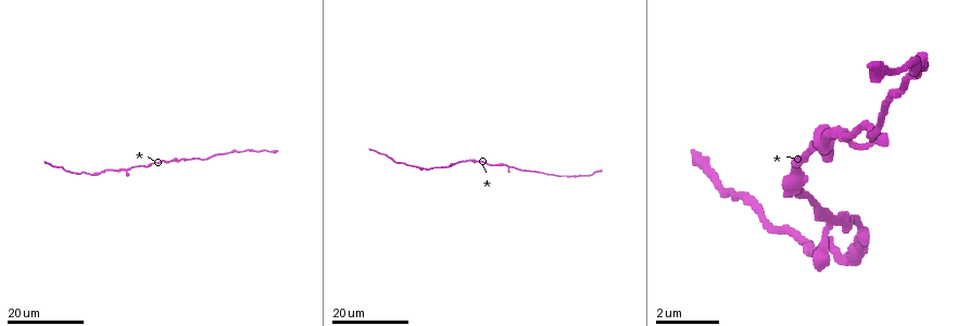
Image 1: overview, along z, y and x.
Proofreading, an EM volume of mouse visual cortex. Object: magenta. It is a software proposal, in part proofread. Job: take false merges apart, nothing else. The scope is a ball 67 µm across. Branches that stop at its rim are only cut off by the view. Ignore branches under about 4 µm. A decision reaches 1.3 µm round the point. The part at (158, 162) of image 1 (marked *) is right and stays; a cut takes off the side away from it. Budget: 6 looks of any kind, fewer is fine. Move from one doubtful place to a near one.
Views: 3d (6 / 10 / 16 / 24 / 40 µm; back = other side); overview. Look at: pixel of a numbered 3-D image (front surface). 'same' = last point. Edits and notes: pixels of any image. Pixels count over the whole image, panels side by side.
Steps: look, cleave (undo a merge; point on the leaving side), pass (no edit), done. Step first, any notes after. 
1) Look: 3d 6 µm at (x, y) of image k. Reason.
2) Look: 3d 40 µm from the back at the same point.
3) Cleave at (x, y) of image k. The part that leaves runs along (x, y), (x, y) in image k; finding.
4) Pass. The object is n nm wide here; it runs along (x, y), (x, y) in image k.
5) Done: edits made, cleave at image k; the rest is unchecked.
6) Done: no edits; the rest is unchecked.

Look: 3d 24 µm at (830, 216) of image 1. Thick turns thin.

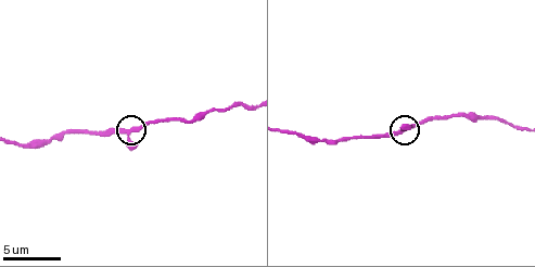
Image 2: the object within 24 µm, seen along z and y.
Look: 3d 10 µm at (131, 129) of image 2. Closer look.

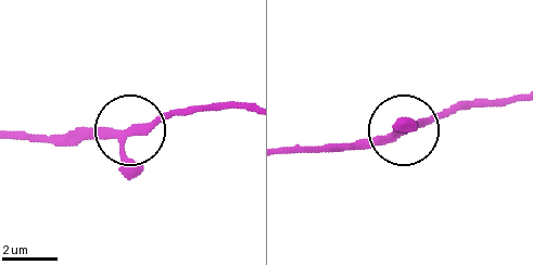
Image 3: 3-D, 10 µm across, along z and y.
Look: 3d 10 µm from the back at (126, 132) of image 3.

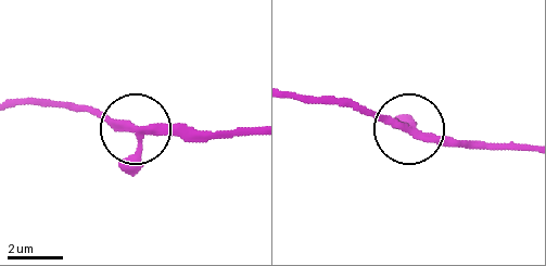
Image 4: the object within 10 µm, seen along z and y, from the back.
Pass. 3 arms meet here; all the same neuron.

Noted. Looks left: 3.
Look: 3d 16 µm at (73, 132) of image 2. Thick turns thin.

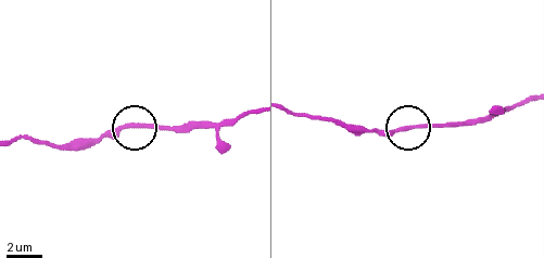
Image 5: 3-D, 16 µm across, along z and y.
Pass. All the same neuron.

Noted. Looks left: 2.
Look: 3d 16 µm at (409, 164) of image 1. A narrow waist.

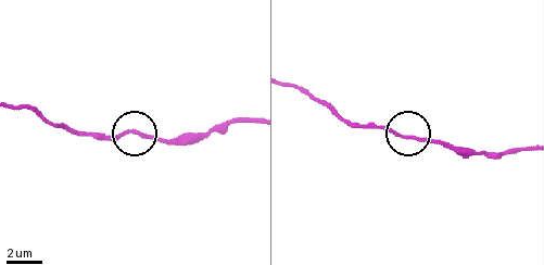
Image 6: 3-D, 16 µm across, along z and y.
Look: 3d 10 µm at (131, 131) of image 6.

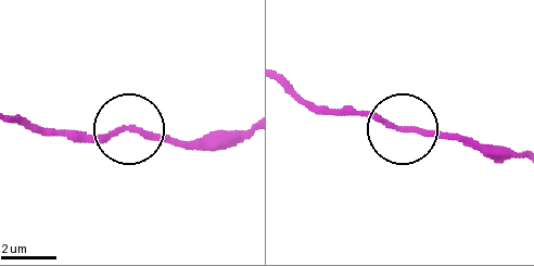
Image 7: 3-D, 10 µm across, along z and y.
Pass. The object is 190 nm wide here; it runs along (521, 152), (395, 129), (360, 115), (320, 115) in image 7; one neuron here.

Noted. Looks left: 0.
Done: no edits; the rest is unchecked.

